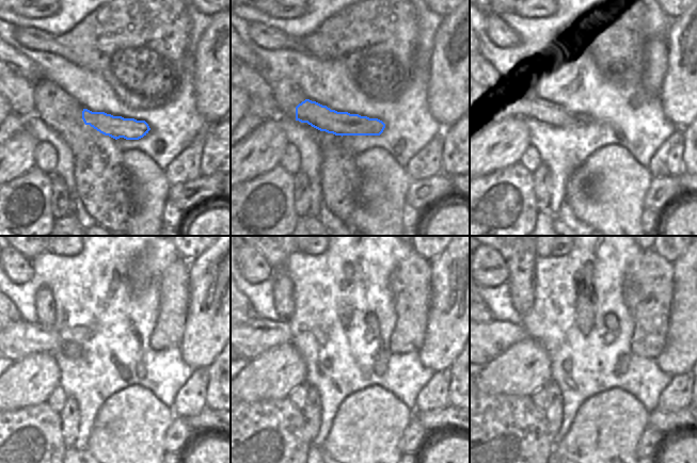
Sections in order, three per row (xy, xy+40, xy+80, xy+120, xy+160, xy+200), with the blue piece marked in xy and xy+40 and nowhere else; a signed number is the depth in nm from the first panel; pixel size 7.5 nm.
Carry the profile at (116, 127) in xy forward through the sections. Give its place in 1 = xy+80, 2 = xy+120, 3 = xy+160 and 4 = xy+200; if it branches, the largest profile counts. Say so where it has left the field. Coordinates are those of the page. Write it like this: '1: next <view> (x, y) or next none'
1: next xy+80 (502, 104)
2: next xy+120 (19, 339)
3: next xy+160 (252, 339)
4: next xy+200 (493, 337)

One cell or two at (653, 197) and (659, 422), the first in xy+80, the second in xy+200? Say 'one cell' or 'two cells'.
two cells

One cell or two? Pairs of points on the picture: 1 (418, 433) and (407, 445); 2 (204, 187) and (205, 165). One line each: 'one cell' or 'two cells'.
1: one cell
2: two cells

